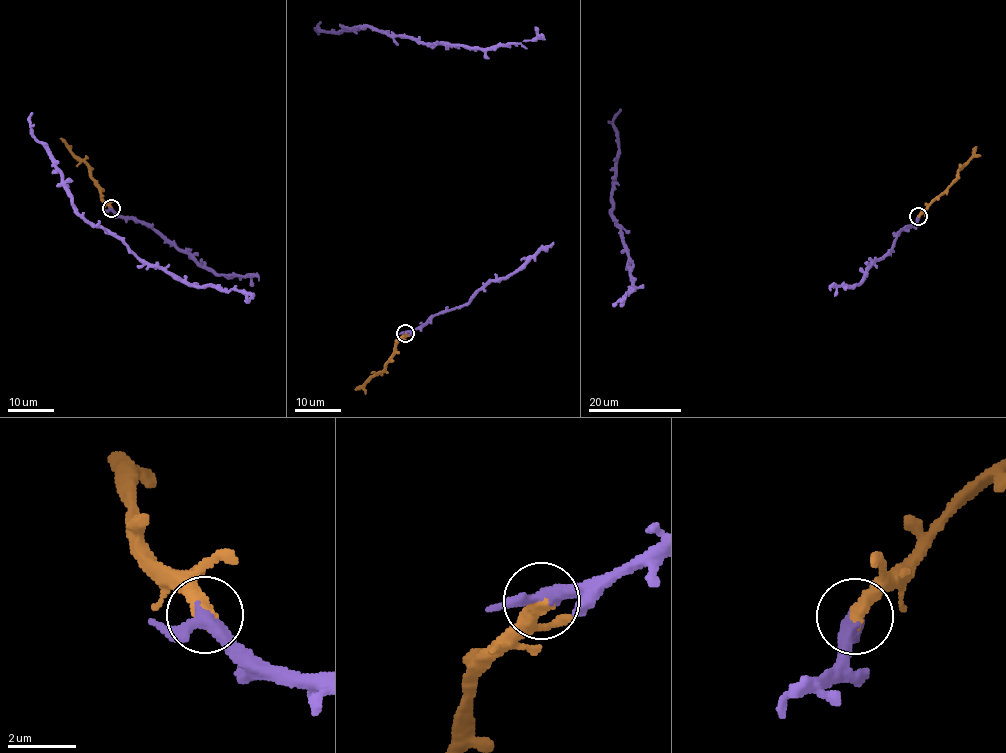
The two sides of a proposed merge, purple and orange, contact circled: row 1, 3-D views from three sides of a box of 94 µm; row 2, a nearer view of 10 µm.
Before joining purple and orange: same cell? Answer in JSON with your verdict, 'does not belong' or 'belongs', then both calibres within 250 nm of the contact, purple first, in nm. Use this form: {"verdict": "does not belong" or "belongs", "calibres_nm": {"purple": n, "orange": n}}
{"verdict": "belongs", "calibres_nm": {"purple": 360, "orange": 500}}

